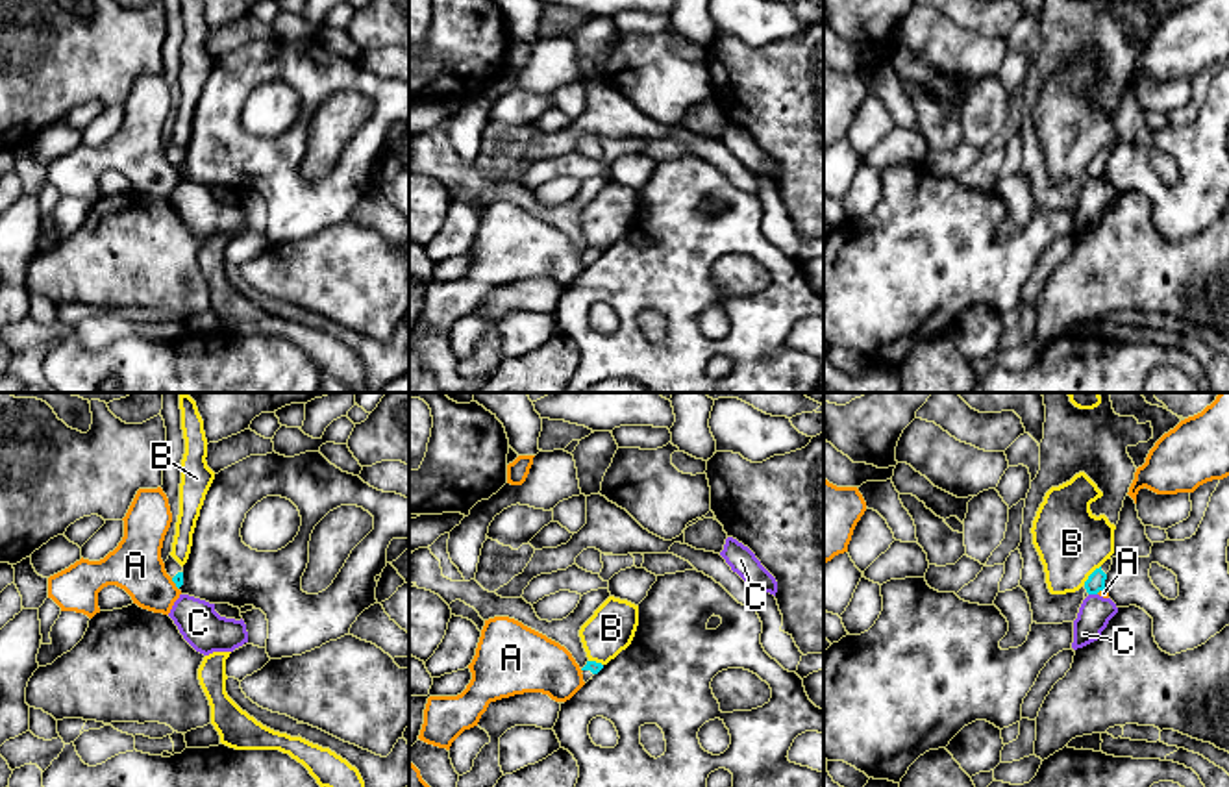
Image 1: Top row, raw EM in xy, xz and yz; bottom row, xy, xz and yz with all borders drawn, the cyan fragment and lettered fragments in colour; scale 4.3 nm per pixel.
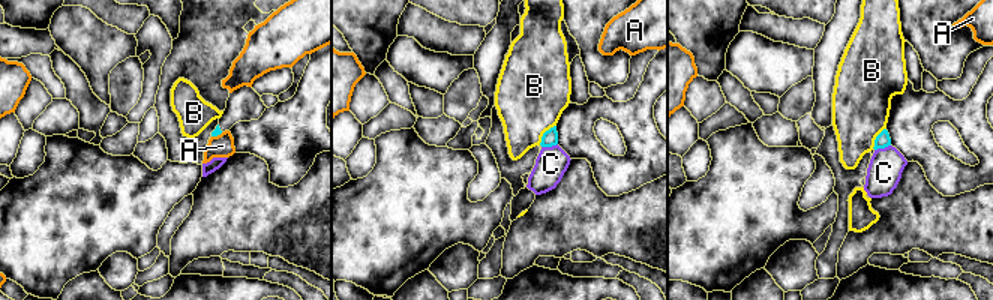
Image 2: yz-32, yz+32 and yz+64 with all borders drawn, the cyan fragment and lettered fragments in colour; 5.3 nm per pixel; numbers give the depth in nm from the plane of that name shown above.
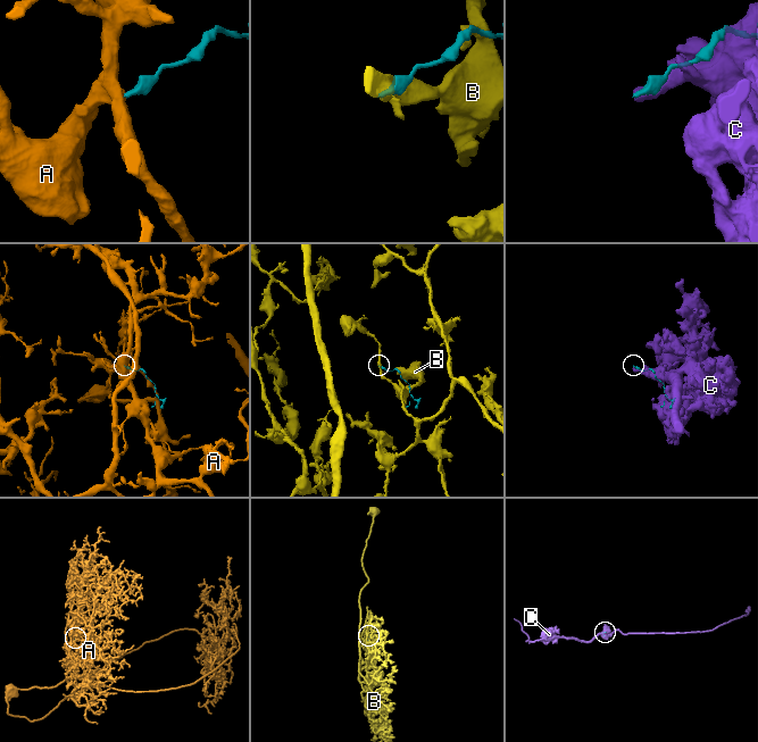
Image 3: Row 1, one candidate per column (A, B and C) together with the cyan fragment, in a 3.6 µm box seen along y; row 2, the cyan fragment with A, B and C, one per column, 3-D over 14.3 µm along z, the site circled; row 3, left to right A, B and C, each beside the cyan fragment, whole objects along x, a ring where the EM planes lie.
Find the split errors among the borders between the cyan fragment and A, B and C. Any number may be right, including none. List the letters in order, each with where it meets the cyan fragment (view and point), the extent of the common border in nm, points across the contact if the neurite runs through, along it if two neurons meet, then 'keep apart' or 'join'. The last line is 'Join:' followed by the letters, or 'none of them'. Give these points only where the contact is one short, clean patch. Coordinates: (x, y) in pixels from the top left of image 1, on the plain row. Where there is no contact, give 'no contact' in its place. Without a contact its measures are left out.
A: xy (174, 167) | 70 nm | along xy (171, 163), (178, 174) | keep apart
B: yz (1091, 160) | 120 nm | along yz (1100, 150), (1083, 169) | keep apart
C: yz (1092, 178) | 40 nm | keep apart
Join: none of them

